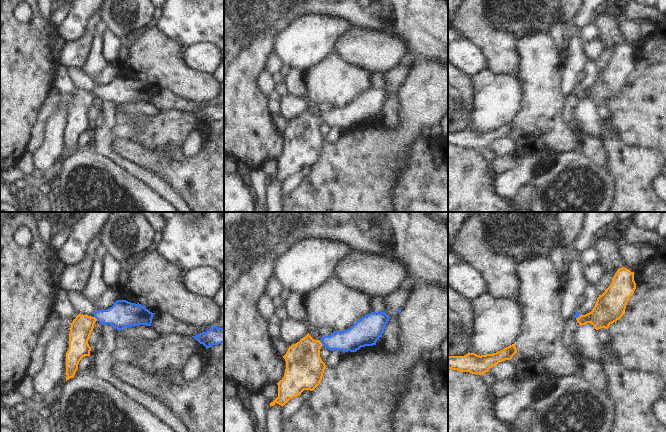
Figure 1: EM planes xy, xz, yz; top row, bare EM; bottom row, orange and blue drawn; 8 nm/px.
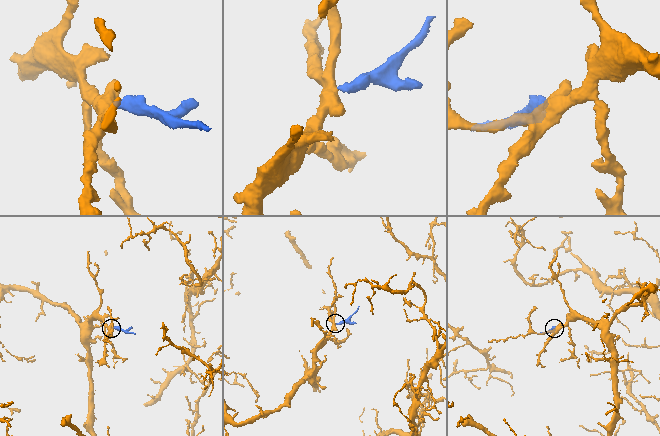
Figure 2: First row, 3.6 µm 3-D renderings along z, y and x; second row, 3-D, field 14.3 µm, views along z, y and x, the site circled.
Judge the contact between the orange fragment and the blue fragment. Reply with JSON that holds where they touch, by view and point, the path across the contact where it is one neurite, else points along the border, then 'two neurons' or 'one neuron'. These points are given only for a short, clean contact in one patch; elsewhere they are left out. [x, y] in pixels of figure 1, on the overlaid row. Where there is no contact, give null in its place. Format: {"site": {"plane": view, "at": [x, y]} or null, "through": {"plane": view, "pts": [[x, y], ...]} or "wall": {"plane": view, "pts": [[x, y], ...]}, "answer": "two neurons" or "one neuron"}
{"site": {"plane": "xz", "at": [321, 343]}, "through": {"plane": "xz", "pts": [[304, 369], [305, 358], [321, 343], [351, 339]]}, "answer": "one neuron"}

